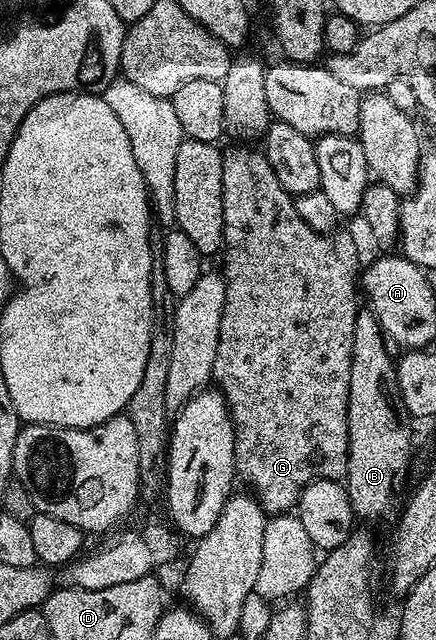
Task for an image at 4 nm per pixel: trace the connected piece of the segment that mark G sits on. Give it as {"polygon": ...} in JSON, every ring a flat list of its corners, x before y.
{"polygon":[[225,149,223,163,223,219,225,220,225,302,219,323,219,347,215,351,215,367,212,380,221,390,229,408,235,430,236,476,250,485,252,496,257,498,262,509,269,515,285,515,296,506,301,492,313,481,336,481,344,478,345,464,349,461,349,432,347,431,347,403,349,402,349,380,351,379,351,339,355,331,355,319,359,312,359,265,357,269,357,245,347,234,317,233,301,218,294,198,279,183,271,163,264,152,257,149]]}

